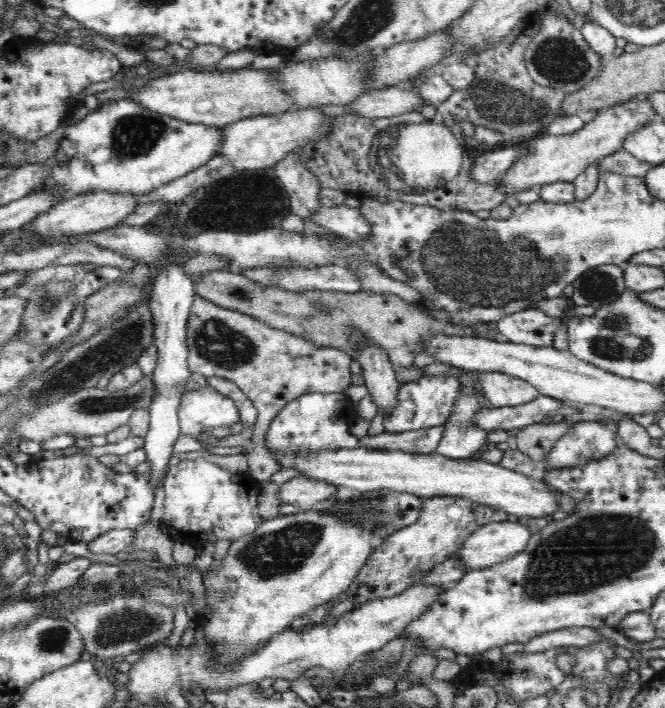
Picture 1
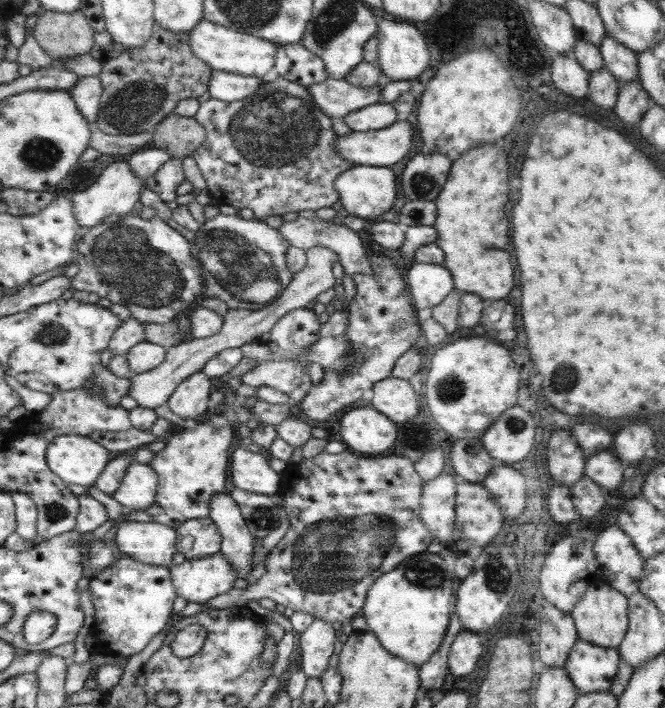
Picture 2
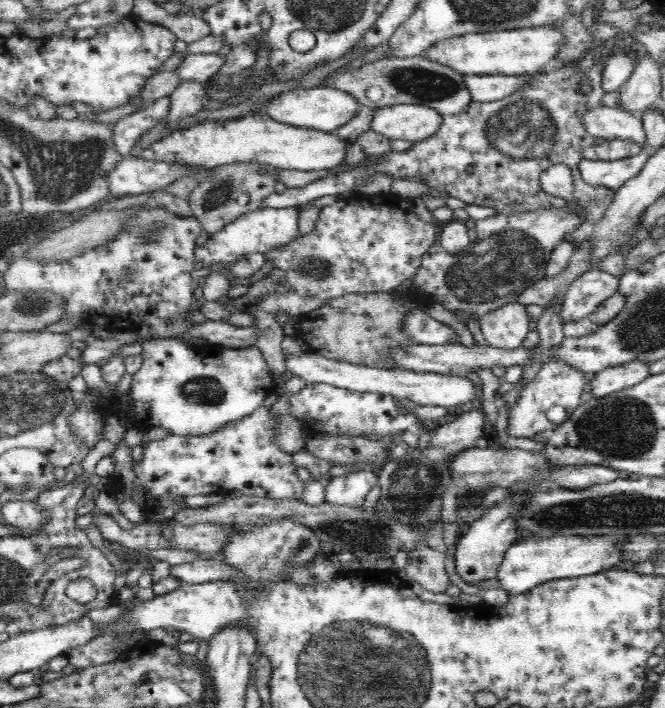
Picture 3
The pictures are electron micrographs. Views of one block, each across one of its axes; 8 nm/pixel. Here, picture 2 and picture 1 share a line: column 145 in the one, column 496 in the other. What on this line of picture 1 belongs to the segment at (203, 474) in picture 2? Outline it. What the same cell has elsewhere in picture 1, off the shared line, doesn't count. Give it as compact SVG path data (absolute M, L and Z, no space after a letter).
M432 496L422 499L419 520L406 528L400 528L373 548L366 564L360 569L347 590L354 606L366 604L370 600L392 598L406 588L420 583L422 574L432 570L436 564L444 562L456 554L464 540L475 530L486 524L507 521L508 514L486 504L477 504L456 496Z

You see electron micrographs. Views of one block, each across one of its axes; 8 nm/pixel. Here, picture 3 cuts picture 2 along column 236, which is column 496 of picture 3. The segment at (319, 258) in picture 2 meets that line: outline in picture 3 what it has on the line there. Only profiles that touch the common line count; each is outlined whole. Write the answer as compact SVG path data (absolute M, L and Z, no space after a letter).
M520 302L502 305L480 319L481 331L488 345L514 350L521 346L528 331L527 307Z

